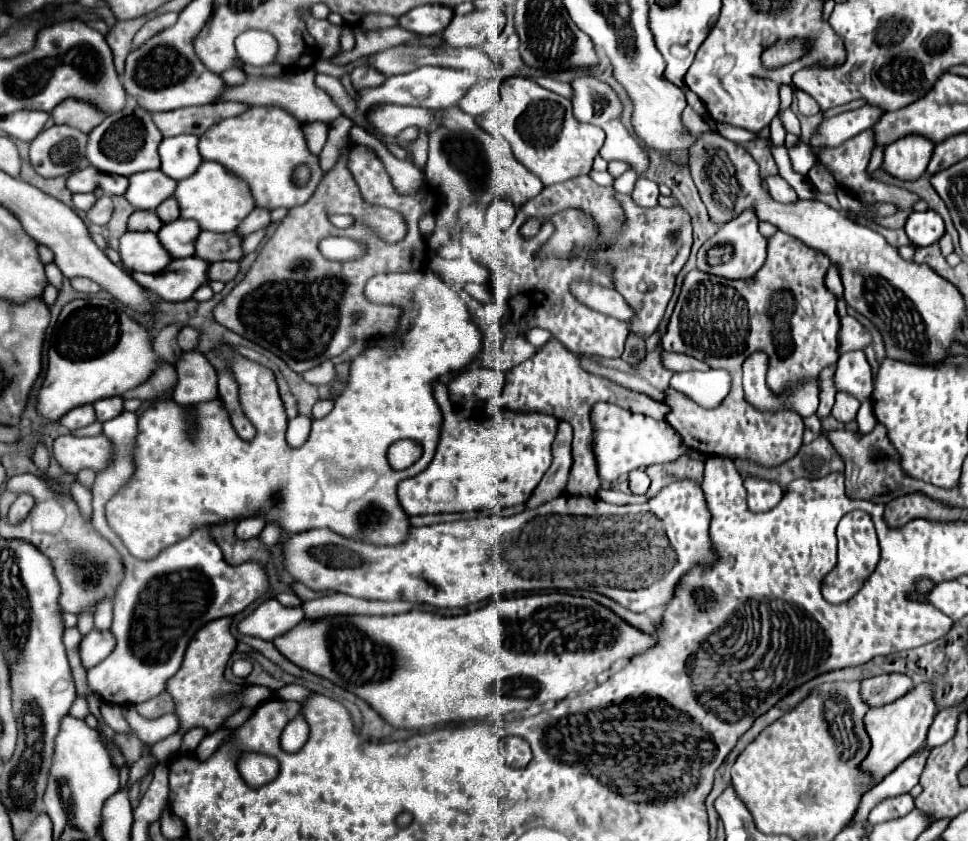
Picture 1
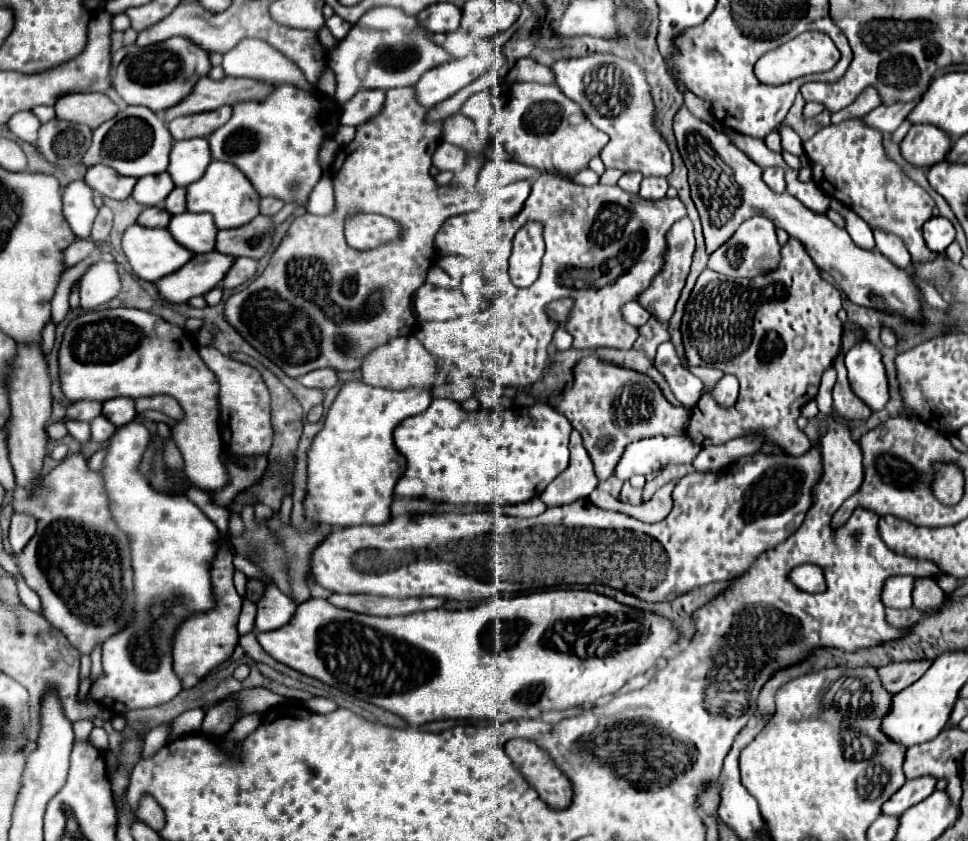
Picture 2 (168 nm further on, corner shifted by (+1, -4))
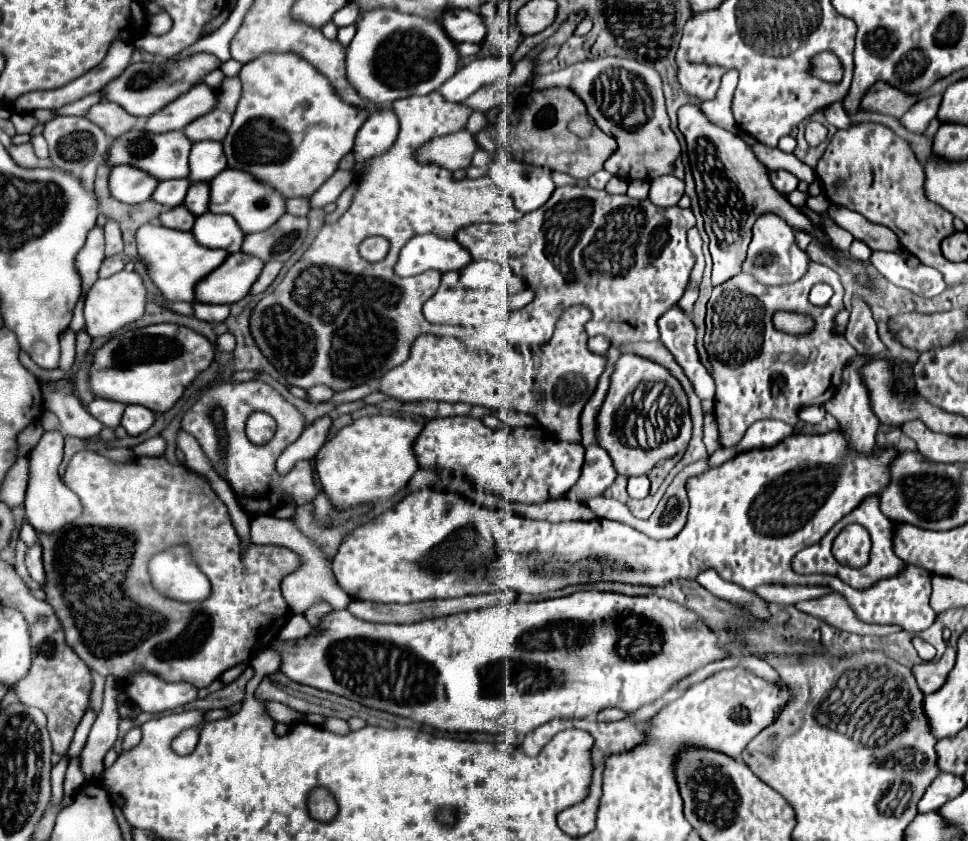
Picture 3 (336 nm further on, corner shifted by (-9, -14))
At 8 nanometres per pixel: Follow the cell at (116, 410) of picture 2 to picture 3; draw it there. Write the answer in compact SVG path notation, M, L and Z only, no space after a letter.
M126 406L124 416L120 426L126 428L128 436L138 436L142 432L146 432L150 426L154 424L154 412L148 410L146 406Z

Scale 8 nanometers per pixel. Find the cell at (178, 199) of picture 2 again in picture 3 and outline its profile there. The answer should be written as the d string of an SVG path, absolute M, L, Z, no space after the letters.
M192 184L184 198L184 206L188 208L188 212L192 212L194 216L202 216L208 210L208 192L208 184Z

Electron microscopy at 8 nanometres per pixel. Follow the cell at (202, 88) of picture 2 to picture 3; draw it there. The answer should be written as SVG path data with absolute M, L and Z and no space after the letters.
M206 84L192 86L184 96L156 112L146 122L146 132L184 130L192 120L204 116L216 108L216 92Z

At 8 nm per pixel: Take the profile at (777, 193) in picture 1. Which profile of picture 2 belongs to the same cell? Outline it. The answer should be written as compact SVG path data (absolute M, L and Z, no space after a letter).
M766 168L762 174L764 182L778 194L786 190L786 180L784 180L784 168Z

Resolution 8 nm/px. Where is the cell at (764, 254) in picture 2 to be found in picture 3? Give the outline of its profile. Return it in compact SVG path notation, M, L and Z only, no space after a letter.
M764 214L756 220L752 228L754 236L748 246L748 256L742 262L742 272L752 274L756 282L776 286L776 284L792 284L804 276L808 270L808 254L802 252L794 242L794 230L776 214Z

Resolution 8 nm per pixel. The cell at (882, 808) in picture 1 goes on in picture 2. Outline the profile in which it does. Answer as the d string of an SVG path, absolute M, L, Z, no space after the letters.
M912 778L912 780L906 780L906 784L894 794L894 798L890 798L882 810L884 814L892 814L892 816L900 816L904 814L910 806L922 802L924 798L928 798L934 788L936 788L936 778Z

